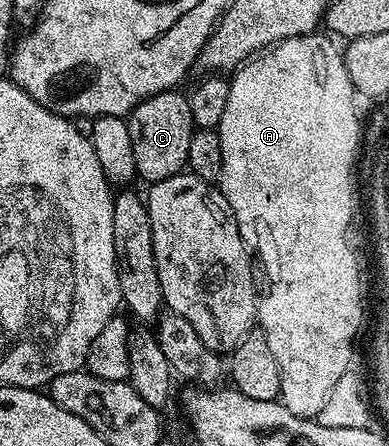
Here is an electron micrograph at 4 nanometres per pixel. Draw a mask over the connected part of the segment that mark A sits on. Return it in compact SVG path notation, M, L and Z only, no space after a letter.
M326 33L302 34L296 38L284 38L274 46L262 51L258 56L234 71L230 79L229 100L225 103L225 116L221 116L219 125L219 139L221 140L221 172L217 188L229 200L229 208L233 208L233 216L237 220L237 228L241 232L244 242L263 261L263 270L267 273L267 282L271 287L267 295L262 295L257 306L257 322L267 333L269 349L273 352L273 360L277 360L277 368L281 372L283 392L281 401L289 412L302 418L314 419L321 412L326 398L333 391L337 380L349 370L351 362L351 341L363 322L363 308L365 301L356 290L355 262L352 261L351 251L344 242L344 230L347 227L348 214L350 214L350 190L348 190L347 177L351 164L351 155L356 149L356 129L354 111L357 109L357 98L352 94L350 76L343 72L339 58L335 54L336 43Z

